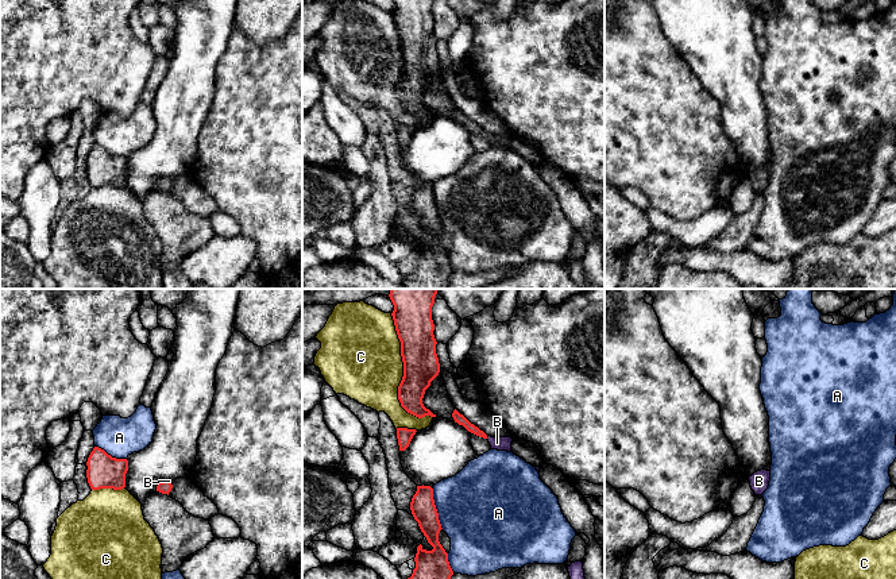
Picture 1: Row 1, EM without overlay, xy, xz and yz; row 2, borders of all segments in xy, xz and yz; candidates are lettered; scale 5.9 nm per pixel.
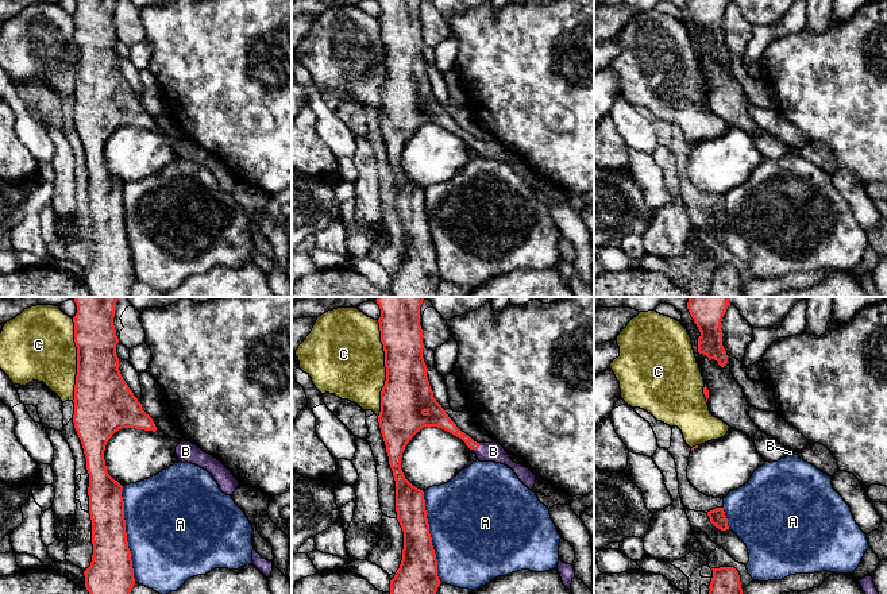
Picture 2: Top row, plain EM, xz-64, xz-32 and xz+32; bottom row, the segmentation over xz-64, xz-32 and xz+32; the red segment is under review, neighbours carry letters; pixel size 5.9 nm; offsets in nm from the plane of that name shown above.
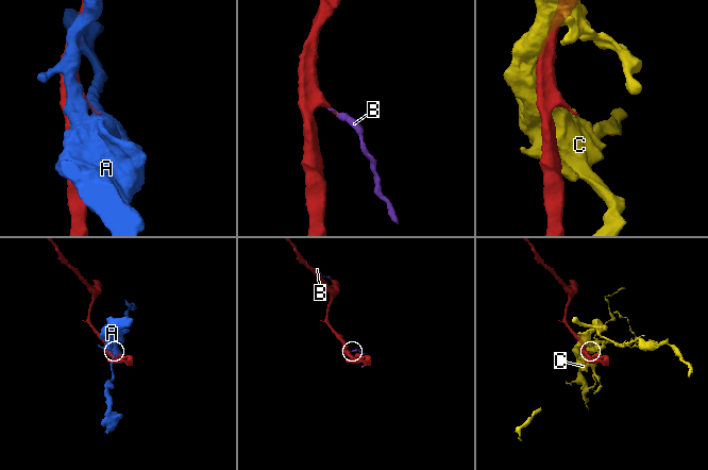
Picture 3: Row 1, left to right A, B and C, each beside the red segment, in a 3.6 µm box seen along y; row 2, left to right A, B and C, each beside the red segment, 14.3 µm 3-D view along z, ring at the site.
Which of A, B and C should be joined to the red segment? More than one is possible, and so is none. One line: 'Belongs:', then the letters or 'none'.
Belongs: B

